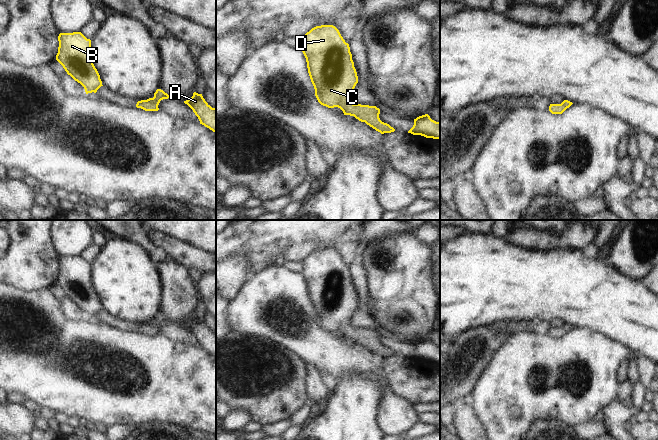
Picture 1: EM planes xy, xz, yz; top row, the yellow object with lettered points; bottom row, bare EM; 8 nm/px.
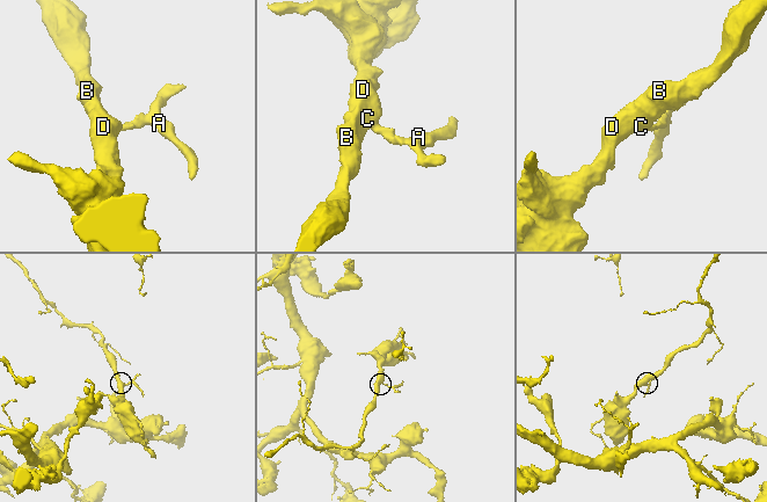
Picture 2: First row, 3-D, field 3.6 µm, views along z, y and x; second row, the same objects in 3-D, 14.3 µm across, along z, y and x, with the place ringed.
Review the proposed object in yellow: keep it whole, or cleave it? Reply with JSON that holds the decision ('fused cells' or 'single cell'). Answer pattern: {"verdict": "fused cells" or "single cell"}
{"verdict": "single cell"}

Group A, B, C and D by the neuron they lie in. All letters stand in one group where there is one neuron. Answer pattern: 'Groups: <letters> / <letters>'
Groups: A B C D

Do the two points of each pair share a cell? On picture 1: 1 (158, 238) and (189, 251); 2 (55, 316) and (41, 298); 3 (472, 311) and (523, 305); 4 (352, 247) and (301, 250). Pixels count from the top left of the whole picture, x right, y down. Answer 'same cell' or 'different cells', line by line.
1: same cell
2: same cell
3: same cell
4: same cell

